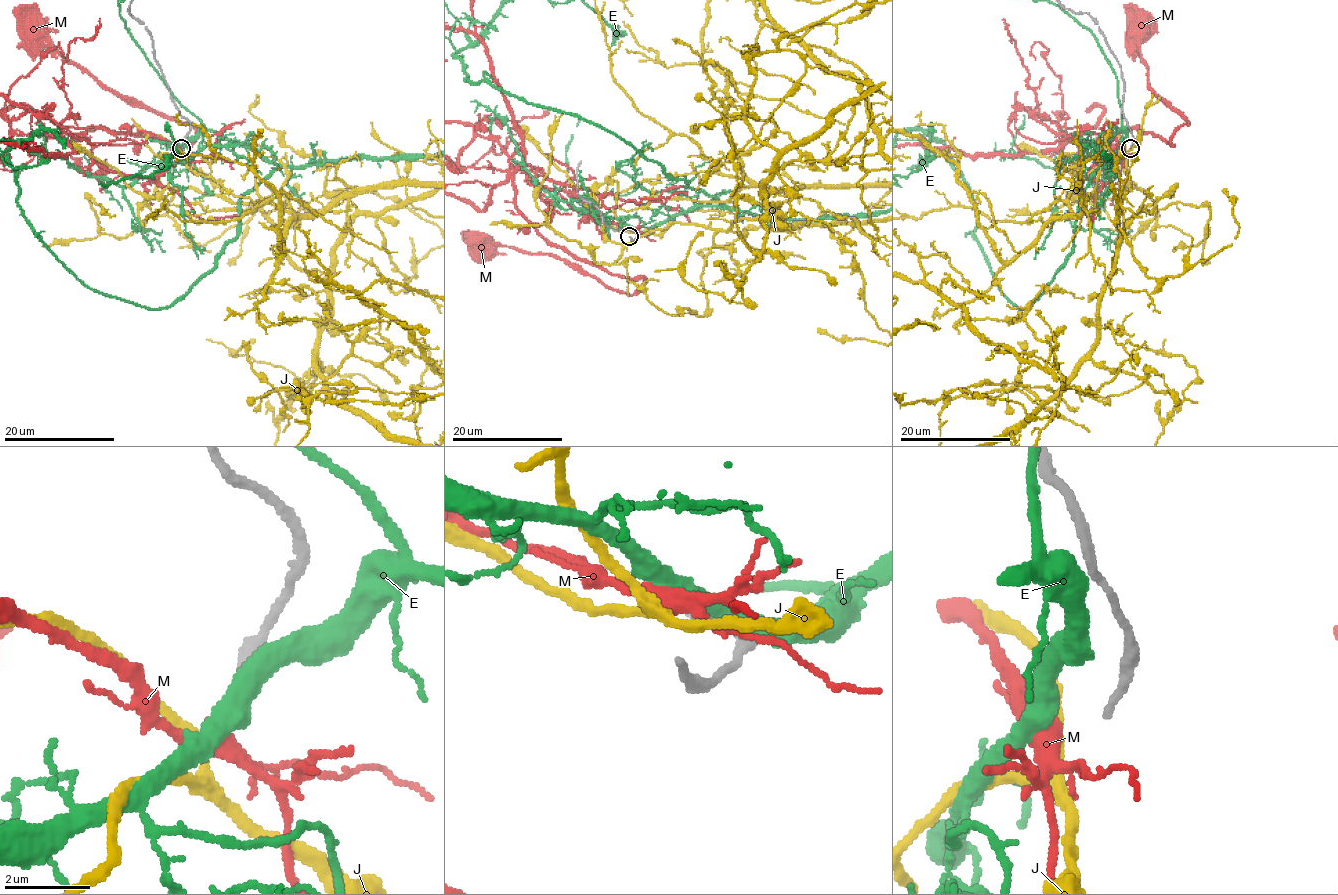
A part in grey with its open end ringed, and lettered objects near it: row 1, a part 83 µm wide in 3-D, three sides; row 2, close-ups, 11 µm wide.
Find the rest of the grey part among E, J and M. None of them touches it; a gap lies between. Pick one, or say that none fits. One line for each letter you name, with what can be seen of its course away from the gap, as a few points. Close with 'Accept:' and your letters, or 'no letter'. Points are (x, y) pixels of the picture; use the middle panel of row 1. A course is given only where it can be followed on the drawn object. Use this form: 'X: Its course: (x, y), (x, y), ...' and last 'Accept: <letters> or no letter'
Accept: no letter

